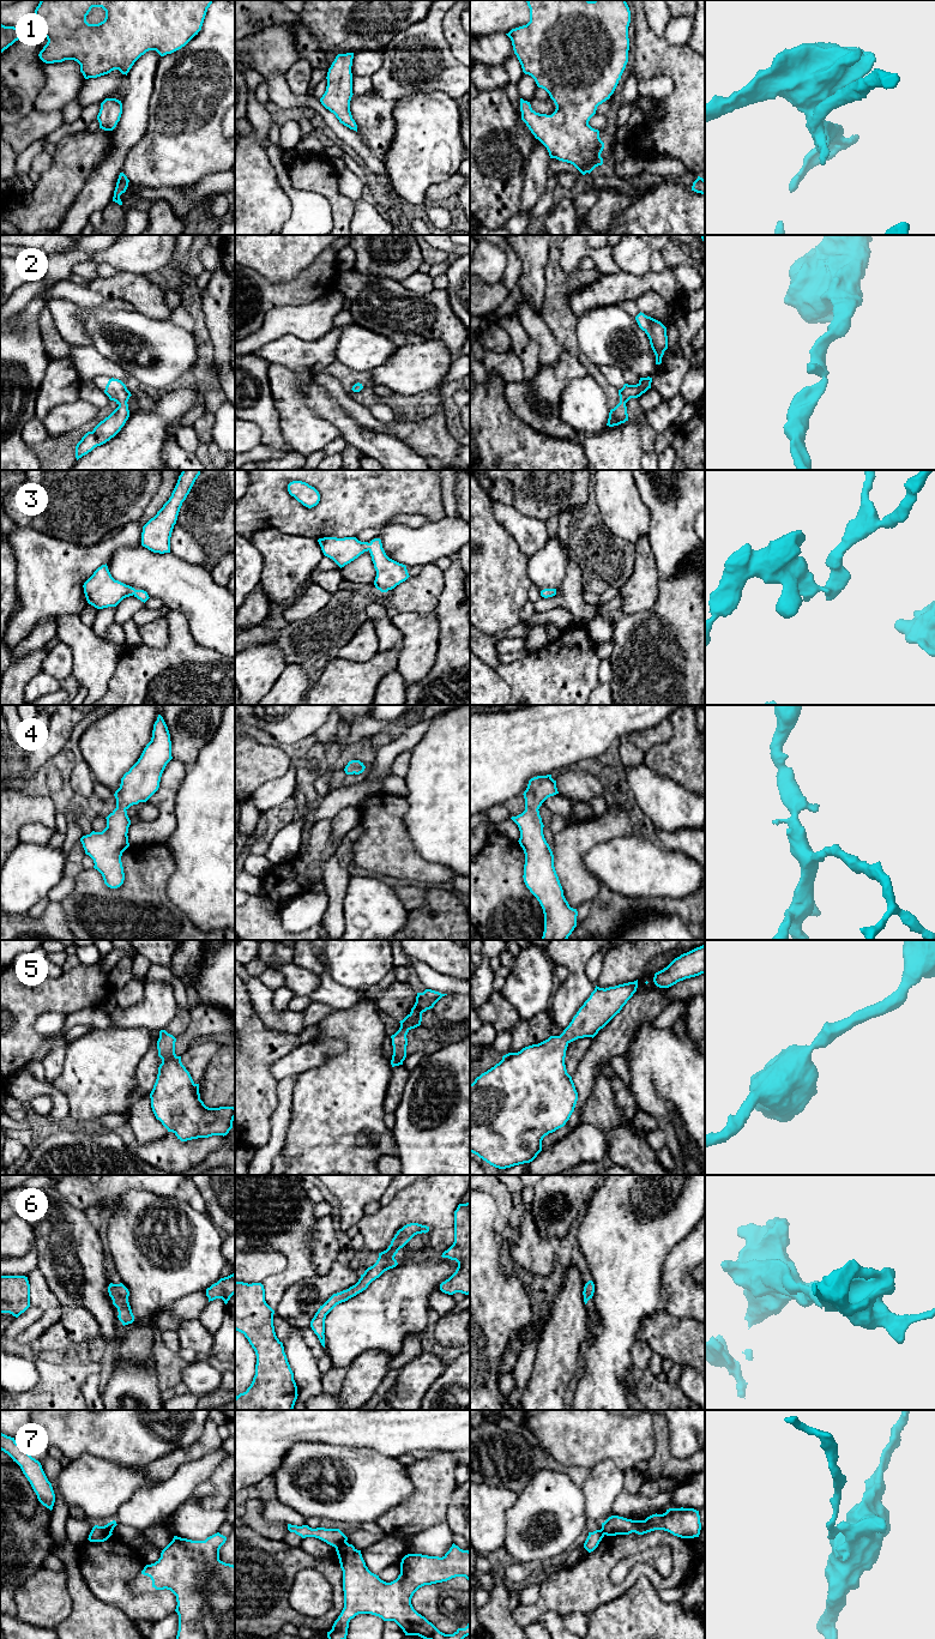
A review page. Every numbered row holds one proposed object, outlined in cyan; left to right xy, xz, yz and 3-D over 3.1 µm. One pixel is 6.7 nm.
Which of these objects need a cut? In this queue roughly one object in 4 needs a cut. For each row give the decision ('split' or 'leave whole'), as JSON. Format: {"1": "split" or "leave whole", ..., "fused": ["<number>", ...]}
{"1": "leave whole", "2": "leave whole", "3": "leave whole", "4": "leave whole", "5": "leave whole", "6": "leave whole", "7": "split", "fused": ["7"]}

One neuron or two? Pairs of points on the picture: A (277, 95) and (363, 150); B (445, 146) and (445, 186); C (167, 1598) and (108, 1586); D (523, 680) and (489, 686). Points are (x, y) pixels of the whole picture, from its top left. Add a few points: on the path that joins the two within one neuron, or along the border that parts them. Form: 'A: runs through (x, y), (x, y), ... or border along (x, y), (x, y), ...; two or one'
A: runs through (299, 101), (313, 102), (342, 131); one
B: border along (457, 170), (446, 179), (433, 182), (423, 198); two
C: runs through (152, 1602), (127, 1602), (122, 1598); one
D: border along (496, 669), (511, 692); two

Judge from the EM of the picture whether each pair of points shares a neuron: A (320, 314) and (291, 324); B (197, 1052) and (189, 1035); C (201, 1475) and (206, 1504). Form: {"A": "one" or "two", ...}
{"A": "one", "B": "two", "C": "two"}

